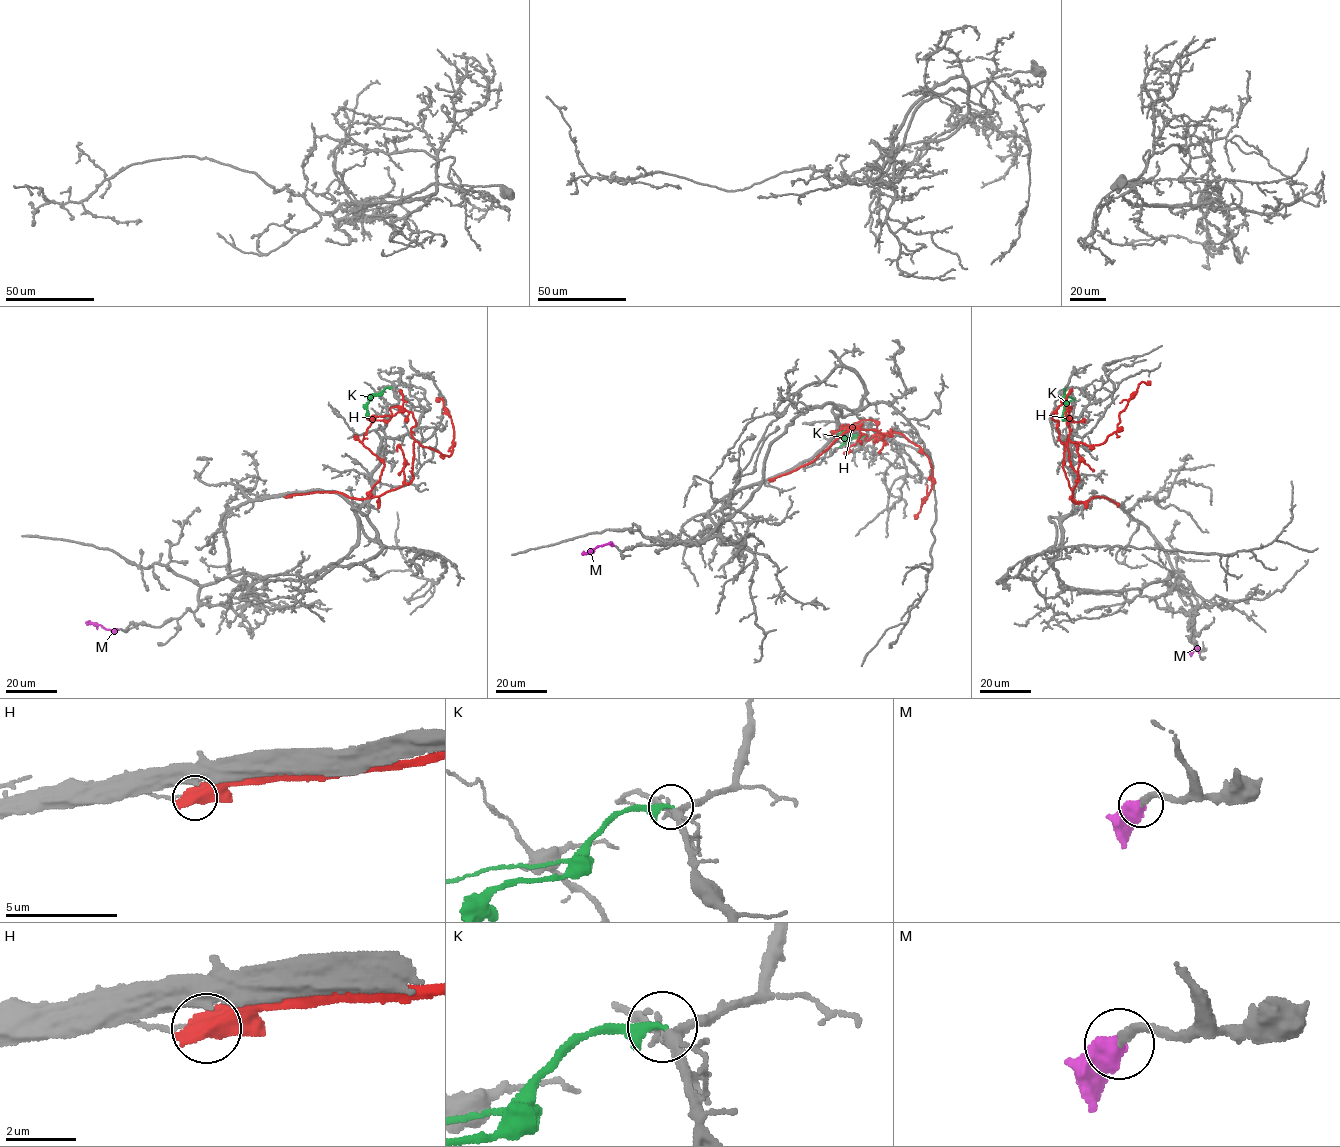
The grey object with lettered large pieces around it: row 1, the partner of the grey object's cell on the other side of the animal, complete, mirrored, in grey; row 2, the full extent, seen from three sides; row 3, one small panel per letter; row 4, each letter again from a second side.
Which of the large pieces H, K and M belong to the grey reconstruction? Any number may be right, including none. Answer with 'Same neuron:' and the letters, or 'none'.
Same neuron: M

